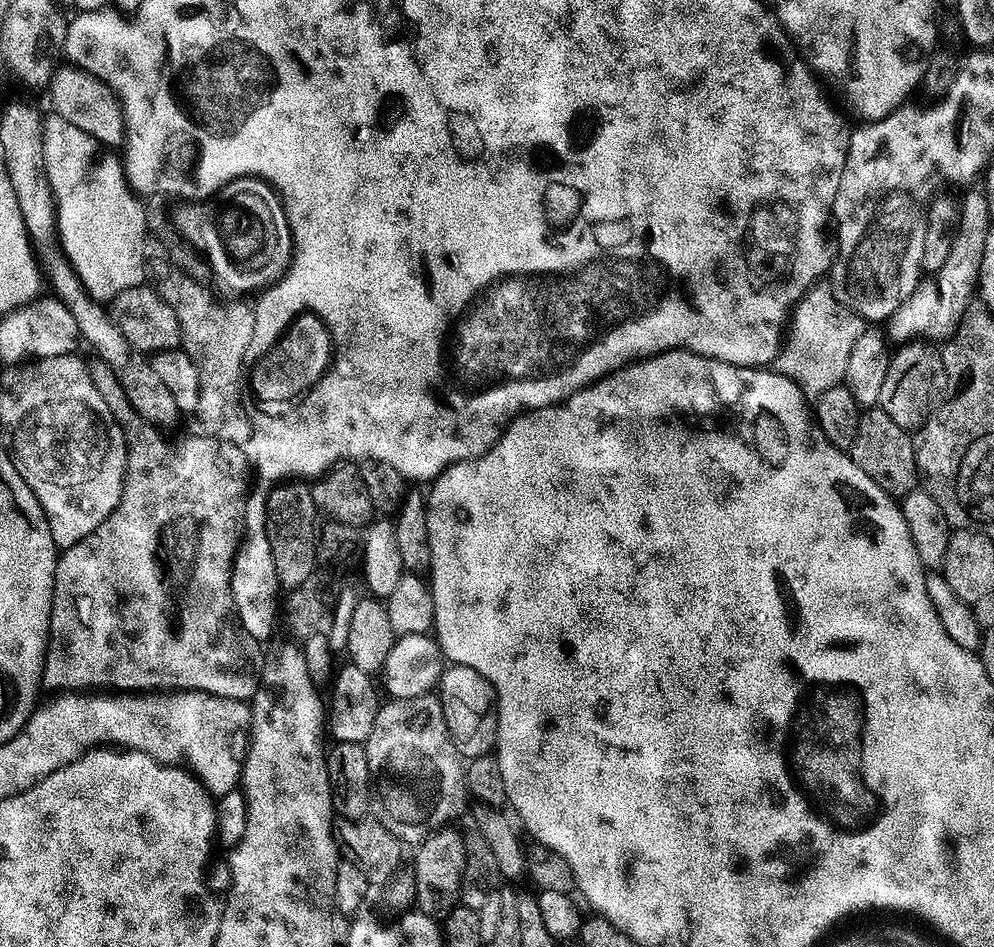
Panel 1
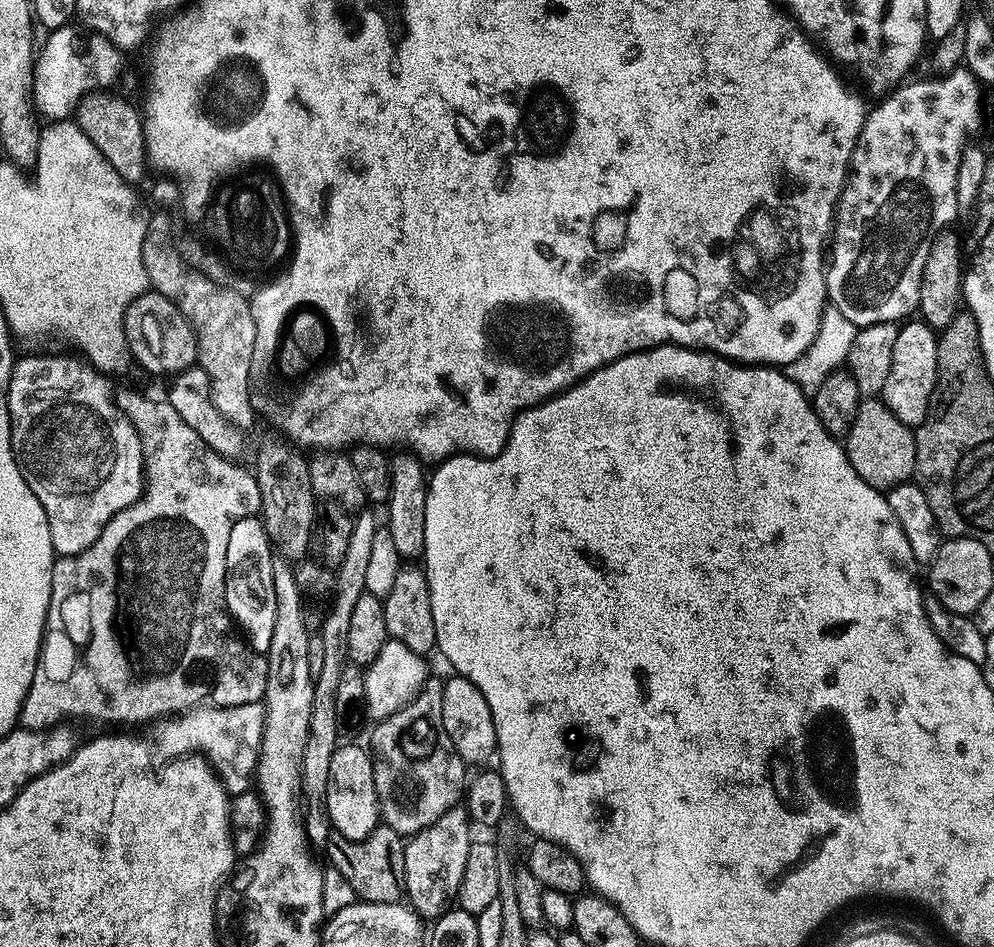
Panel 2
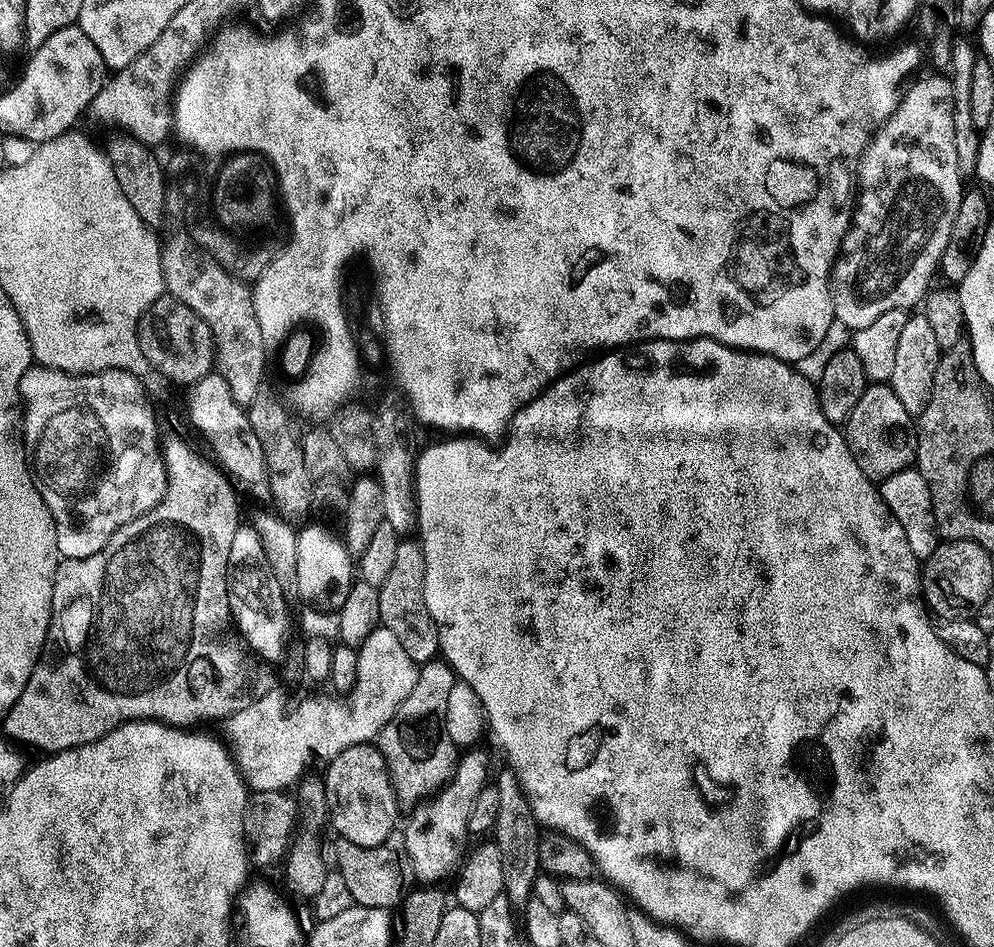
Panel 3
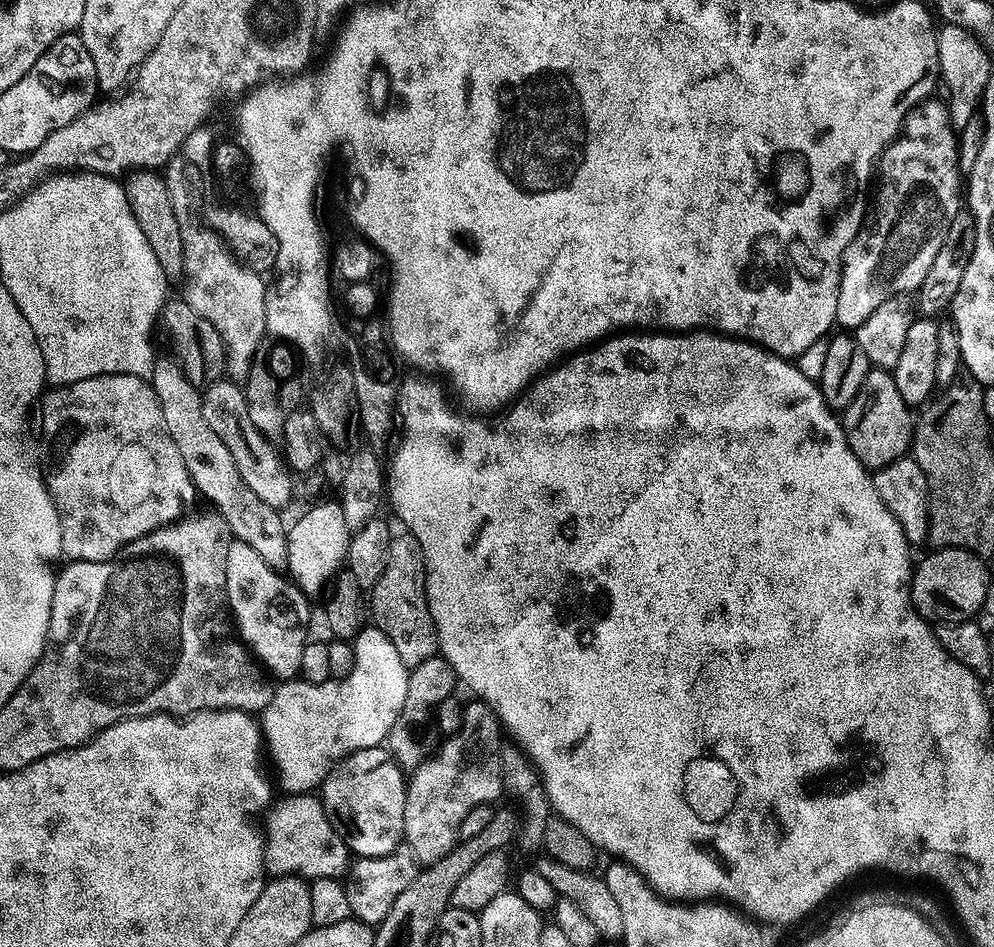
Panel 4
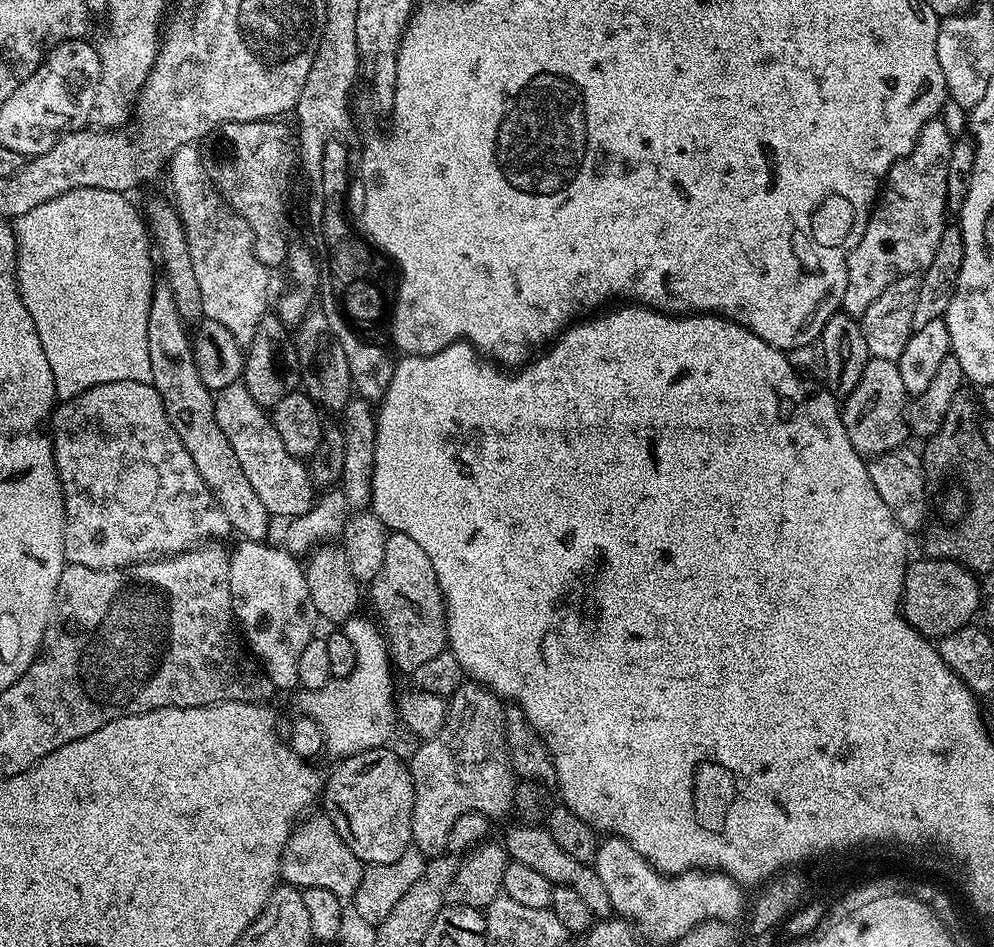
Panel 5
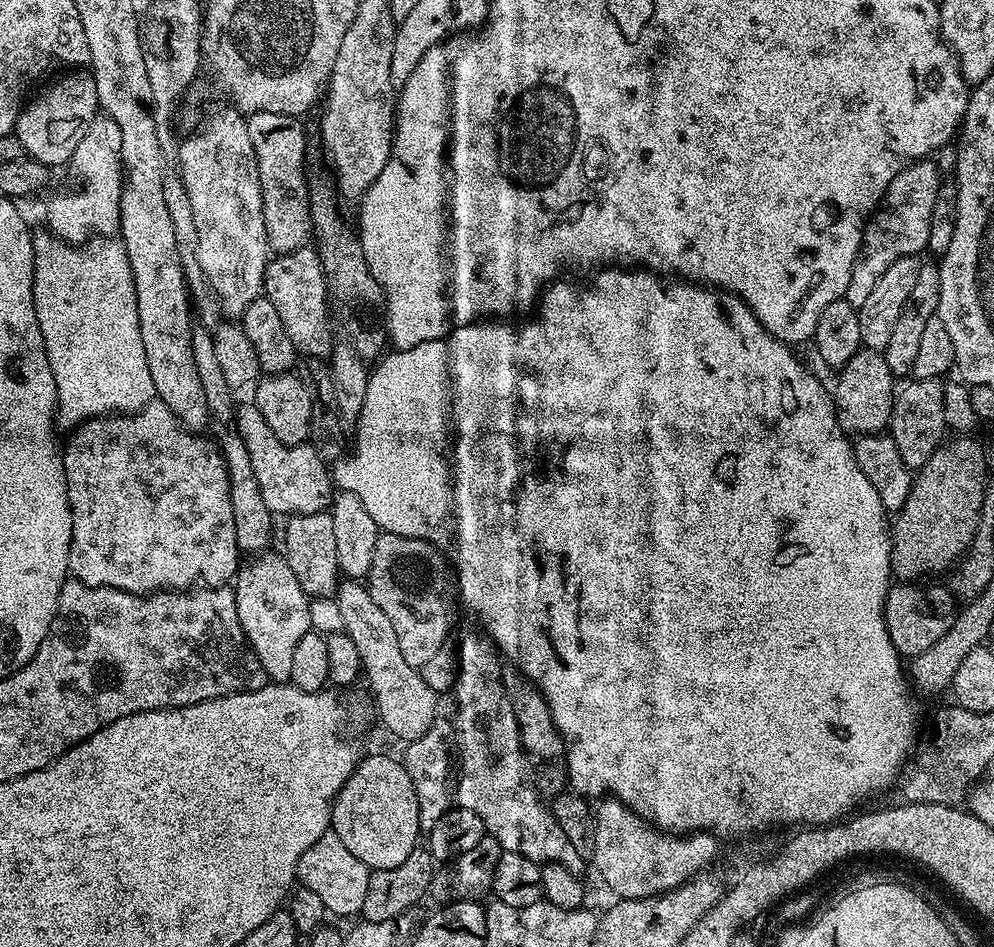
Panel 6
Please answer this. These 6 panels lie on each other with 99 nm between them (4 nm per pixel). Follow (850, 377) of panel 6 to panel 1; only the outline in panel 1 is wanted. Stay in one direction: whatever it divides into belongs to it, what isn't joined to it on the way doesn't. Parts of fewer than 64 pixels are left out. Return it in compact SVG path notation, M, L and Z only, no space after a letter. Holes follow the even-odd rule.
M878 406L869 408L858 422L858 438L854 438L854 446L850 449L854 463L878 486L885 494L893 498L903 498L917 491L918 473L916 470L916 446L909 429L898 426L890 414L886 414Z

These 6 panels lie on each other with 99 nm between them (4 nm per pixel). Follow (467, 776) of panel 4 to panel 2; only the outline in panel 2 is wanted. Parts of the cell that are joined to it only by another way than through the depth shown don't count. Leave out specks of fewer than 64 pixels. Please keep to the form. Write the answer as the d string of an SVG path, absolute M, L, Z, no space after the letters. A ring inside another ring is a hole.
M457 806L446 810L446 814L442 814L438 822L426 826L426 830L407 837L404 846L404 896L411 908L422 918L442 915L455 901L458 886L462 886L462 873L466 871L466 854L470 854L470 846L474 839L472 831L474 828L468 819L467 807Z

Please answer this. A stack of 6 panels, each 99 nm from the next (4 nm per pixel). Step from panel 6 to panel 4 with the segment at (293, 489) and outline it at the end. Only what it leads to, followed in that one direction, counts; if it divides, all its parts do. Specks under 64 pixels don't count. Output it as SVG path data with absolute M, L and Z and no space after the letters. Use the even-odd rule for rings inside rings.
M228 378L213 380L203 389L204 413L206 422L210 422L210 430L222 438L226 450L234 457L234 466L238 466L238 474L242 474L242 482L262 498L270 507L284 510L284 507L292 500L293 473L286 467L277 445L268 440L250 422L250 414L246 406L244 389L239 383Z

